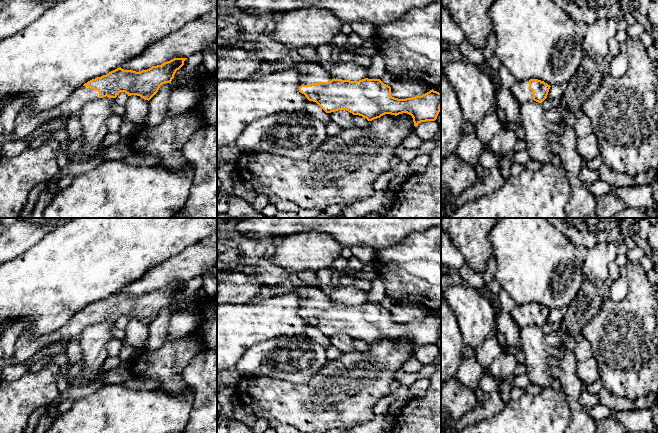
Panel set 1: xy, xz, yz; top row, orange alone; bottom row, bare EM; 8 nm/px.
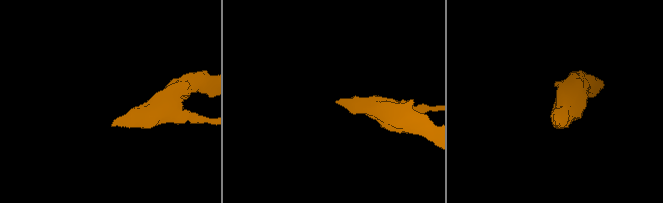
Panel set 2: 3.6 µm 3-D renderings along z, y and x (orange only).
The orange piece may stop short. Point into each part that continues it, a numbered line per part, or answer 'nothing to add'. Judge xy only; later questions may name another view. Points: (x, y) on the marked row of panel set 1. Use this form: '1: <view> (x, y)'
1: xy (25, 124)

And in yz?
1: yz (520, 90)

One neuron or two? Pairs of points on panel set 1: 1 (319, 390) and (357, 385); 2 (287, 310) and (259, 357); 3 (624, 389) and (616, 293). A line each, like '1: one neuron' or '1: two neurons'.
1: one neuron
2: two neurons
3: two neurons

